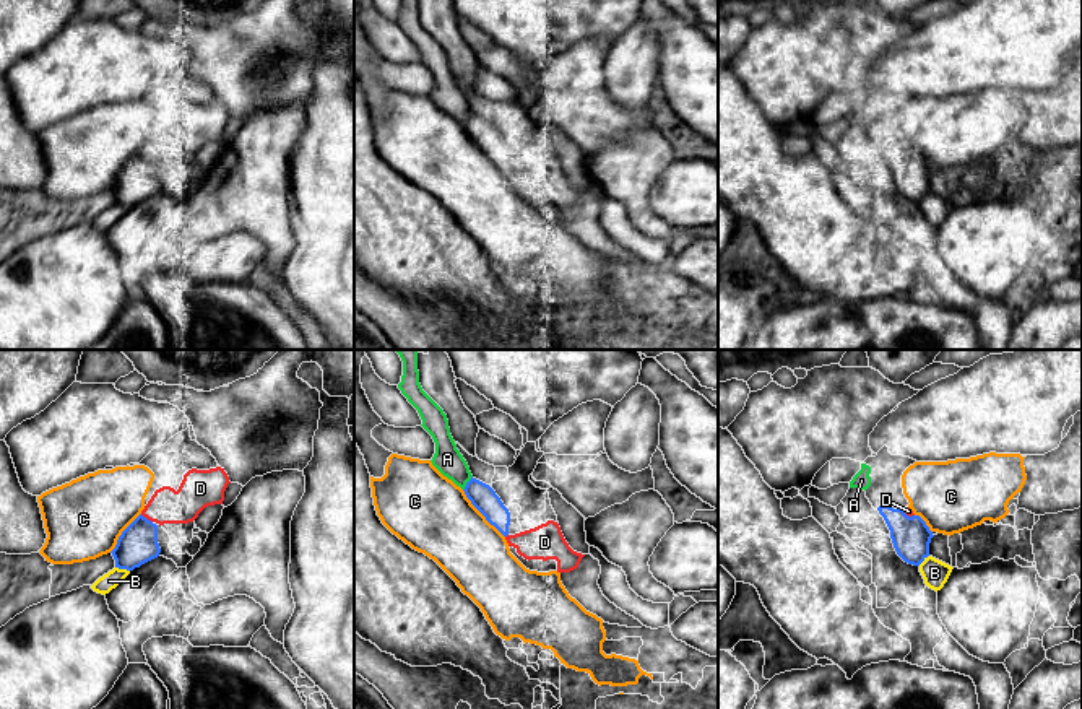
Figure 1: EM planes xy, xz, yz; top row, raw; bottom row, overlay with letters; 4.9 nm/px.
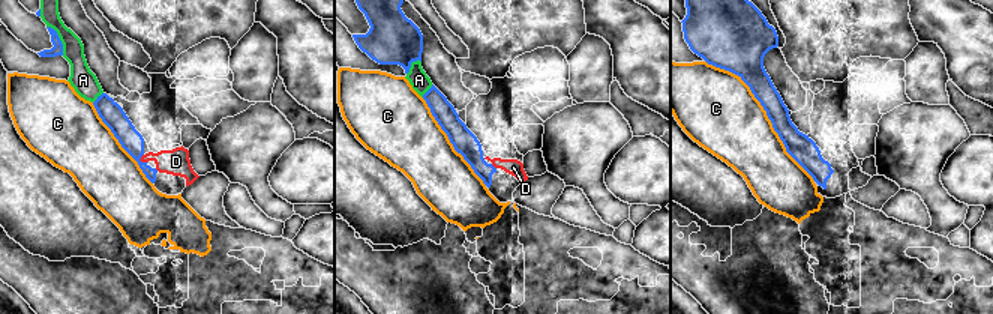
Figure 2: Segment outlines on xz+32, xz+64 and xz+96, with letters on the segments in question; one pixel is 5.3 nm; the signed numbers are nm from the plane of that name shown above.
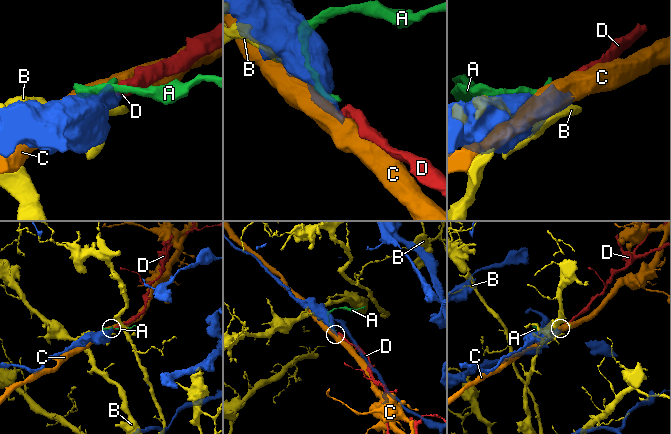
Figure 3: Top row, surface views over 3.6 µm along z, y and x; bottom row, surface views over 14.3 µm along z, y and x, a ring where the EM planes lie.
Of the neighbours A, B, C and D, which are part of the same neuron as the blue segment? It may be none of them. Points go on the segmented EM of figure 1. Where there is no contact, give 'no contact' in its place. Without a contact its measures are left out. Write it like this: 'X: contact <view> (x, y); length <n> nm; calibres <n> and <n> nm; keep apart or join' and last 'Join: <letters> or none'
A: contact xz (467, 483); length 90 nm; calibres 120 and 140 nm; keep apart
B: contact xy (122, 568); length 80 nm; calibres 190 and 90 nm; keep apart
C: contact xz (481, 513); length 320 nm; calibres 120 and 380 nm; keep apart
D: contact xy (145, 517); length 80 nm; calibres 190 and 180 nm; join
Join: D

